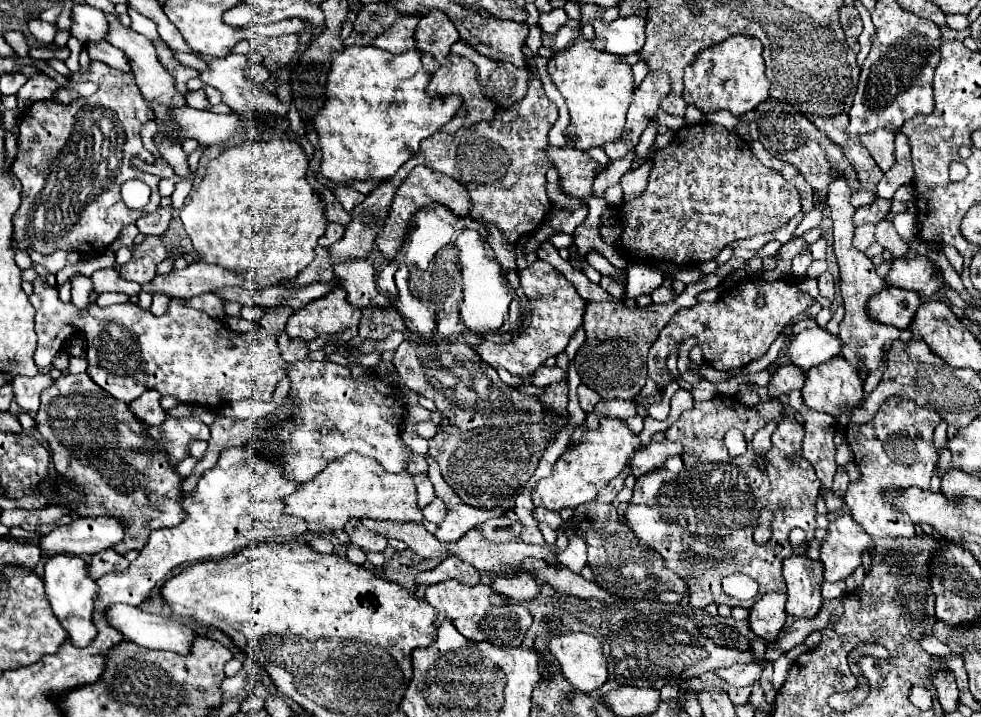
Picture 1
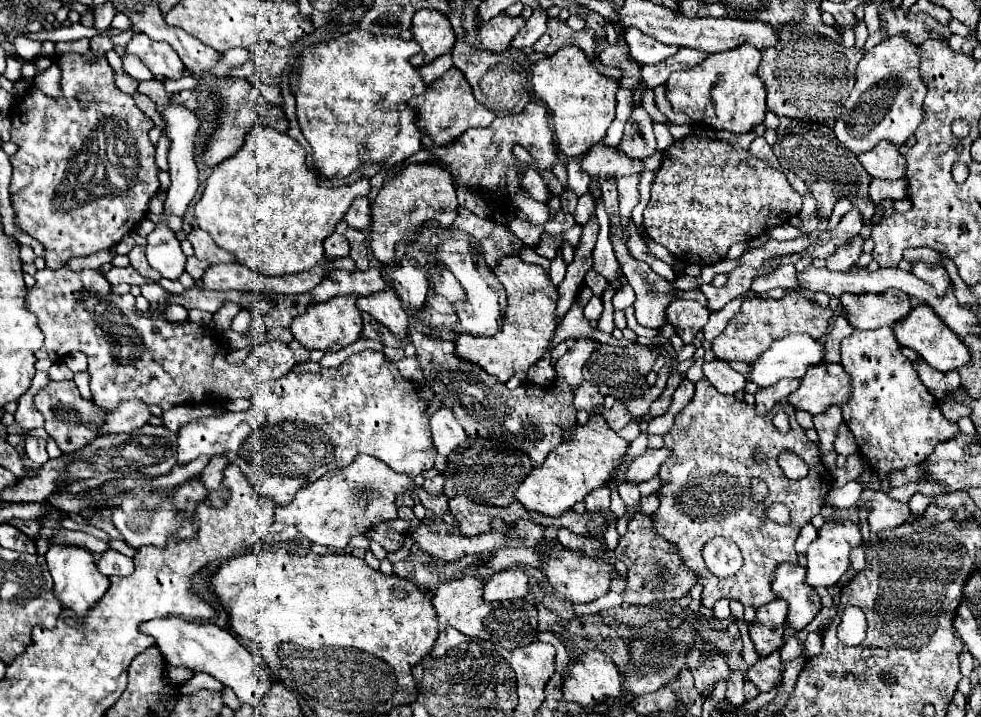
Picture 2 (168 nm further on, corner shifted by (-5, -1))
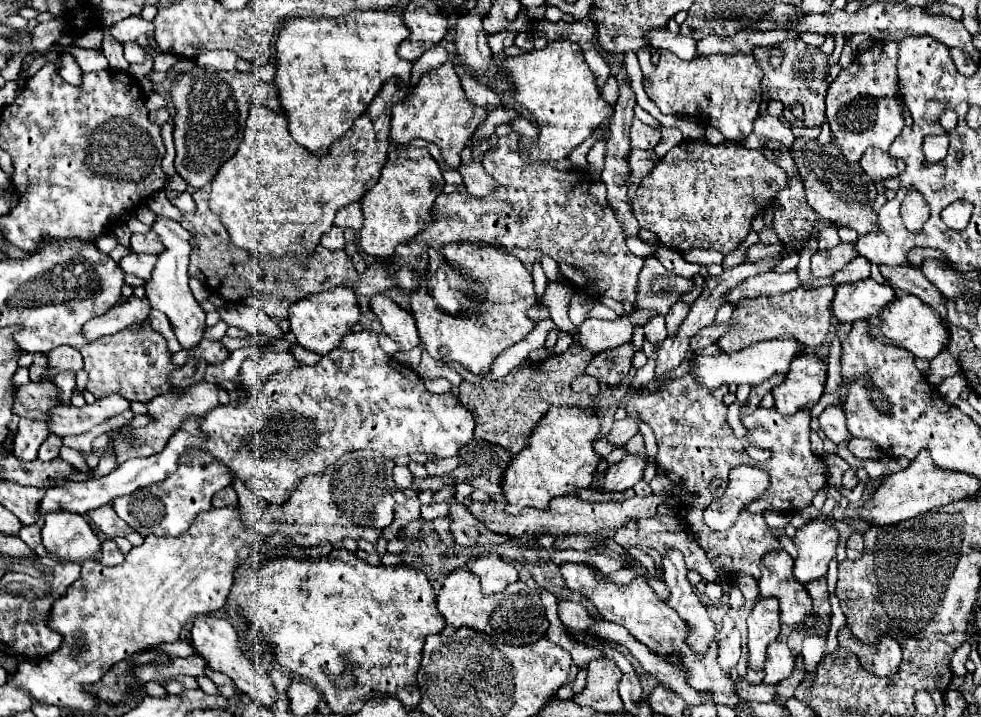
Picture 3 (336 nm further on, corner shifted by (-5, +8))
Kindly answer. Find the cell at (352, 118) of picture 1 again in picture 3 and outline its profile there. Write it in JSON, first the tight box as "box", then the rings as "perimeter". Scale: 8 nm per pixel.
{"box":[276,5,412,157],"perimeter":[[[394,5],[384,11],[352,13],[346,17],[294,17],[290,19],[276,41],[276,85],[280,91],[280,103],[288,115],[288,129],[292,137],[304,145],[310,153],[322,157],[330,147],[352,127],[352,123],[366,111],[368,103],[378,95],[388,79],[398,79],[400,87],[408,87],[412,63],[398,57],[398,45],[410,35],[402,21],[402,5]]]}

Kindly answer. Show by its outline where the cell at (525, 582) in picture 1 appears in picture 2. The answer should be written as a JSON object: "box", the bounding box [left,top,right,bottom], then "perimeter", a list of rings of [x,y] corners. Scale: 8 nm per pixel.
{"box":[482,568,528,602],"perimeter":[[[508,568],[484,580],[482,598],[486,602],[516,600],[516,598],[524,598],[526,590],[528,590],[528,576],[518,568]]]}

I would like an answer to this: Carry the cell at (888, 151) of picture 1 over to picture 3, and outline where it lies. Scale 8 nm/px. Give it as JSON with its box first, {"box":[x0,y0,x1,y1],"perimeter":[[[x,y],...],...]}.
{"box":[860,149,904,181],"perimeter":[[[866,149],[866,153],[860,159],[860,167],[874,181],[882,181],[882,179],[888,179],[888,177],[898,177],[904,169],[902,161],[898,161],[896,157],[890,157],[882,149]]]}

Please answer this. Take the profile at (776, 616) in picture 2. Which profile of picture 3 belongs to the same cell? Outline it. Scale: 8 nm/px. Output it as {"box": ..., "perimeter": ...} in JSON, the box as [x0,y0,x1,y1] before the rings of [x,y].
{"box":[748,597,780,669],"perimeter":[[[774,597],[760,599],[748,615],[748,665],[762,669],[766,647],[780,635],[780,609]]]}

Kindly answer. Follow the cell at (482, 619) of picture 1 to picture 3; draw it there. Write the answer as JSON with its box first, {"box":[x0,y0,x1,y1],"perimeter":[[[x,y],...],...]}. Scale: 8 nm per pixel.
{"box":[438,569,548,641],"perimeter":[[[456,569],[452,571],[440,593],[438,593],[438,611],[446,619],[446,625],[458,629],[458,627],[472,627],[482,633],[490,633],[492,629],[502,629],[502,631],[522,631],[524,635],[530,635],[532,641],[536,641],[540,635],[546,633],[548,629],[548,619],[546,619],[546,609],[540,601],[540,593],[530,589],[524,581],[516,581],[514,585],[508,585],[504,593],[496,595],[482,595],[480,591],[480,581],[478,575],[466,571],[466,569]]]}

